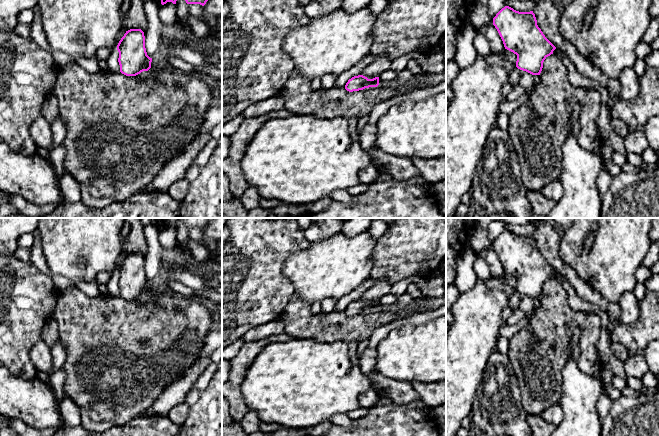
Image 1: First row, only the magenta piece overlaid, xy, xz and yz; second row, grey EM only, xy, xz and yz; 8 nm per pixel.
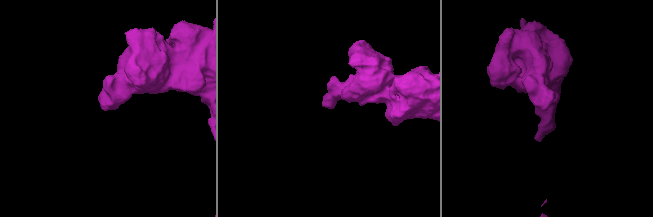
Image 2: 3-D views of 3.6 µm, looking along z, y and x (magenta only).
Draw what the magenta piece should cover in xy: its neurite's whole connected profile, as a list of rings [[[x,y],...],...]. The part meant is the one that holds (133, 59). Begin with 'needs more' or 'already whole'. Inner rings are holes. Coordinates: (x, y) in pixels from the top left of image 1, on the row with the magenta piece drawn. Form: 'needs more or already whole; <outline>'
already whole; [[[141,29],[126,31],[117,45],[120,72],[126,76],[136,76],[151,68],[152,58],[147,55],[145,36]]]

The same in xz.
already whole; [[[363,75],[354,76],[348,80],[345,89],[349,92],[363,90],[369,87],[377,87],[379,85],[379,77],[368,79]]]

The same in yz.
already whole; [[[509,6],[493,18],[505,49],[517,55],[516,67],[532,75],[540,75],[544,60],[556,47],[537,25],[533,11],[519,12]]]

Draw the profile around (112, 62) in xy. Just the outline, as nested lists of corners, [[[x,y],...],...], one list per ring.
[[[117,49],[112,50],[109,58],[106,60],[107,61],[107,67],[109,70],[120,70],[118,58],[119,58],[118,50]]]

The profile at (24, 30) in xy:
[[[17,23],[14,31],[23,38],[29,38],[31,33],[31,24]]]

